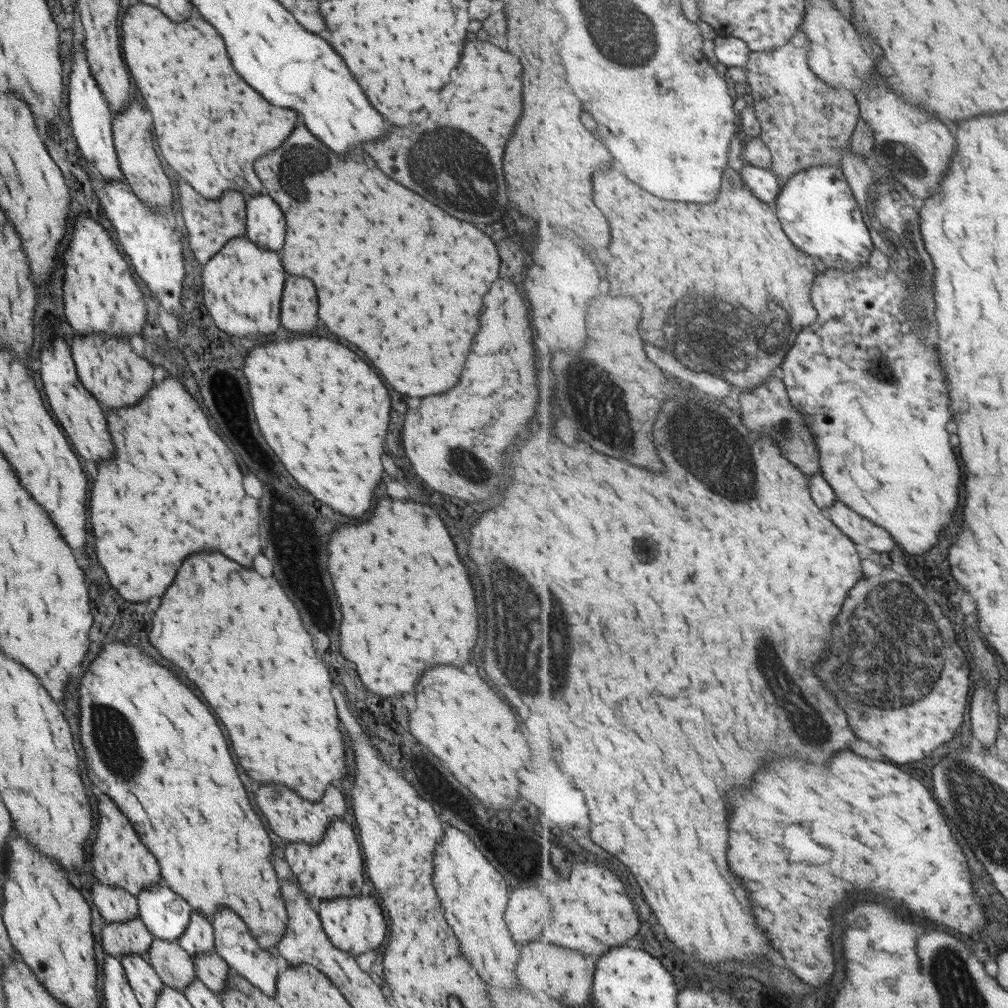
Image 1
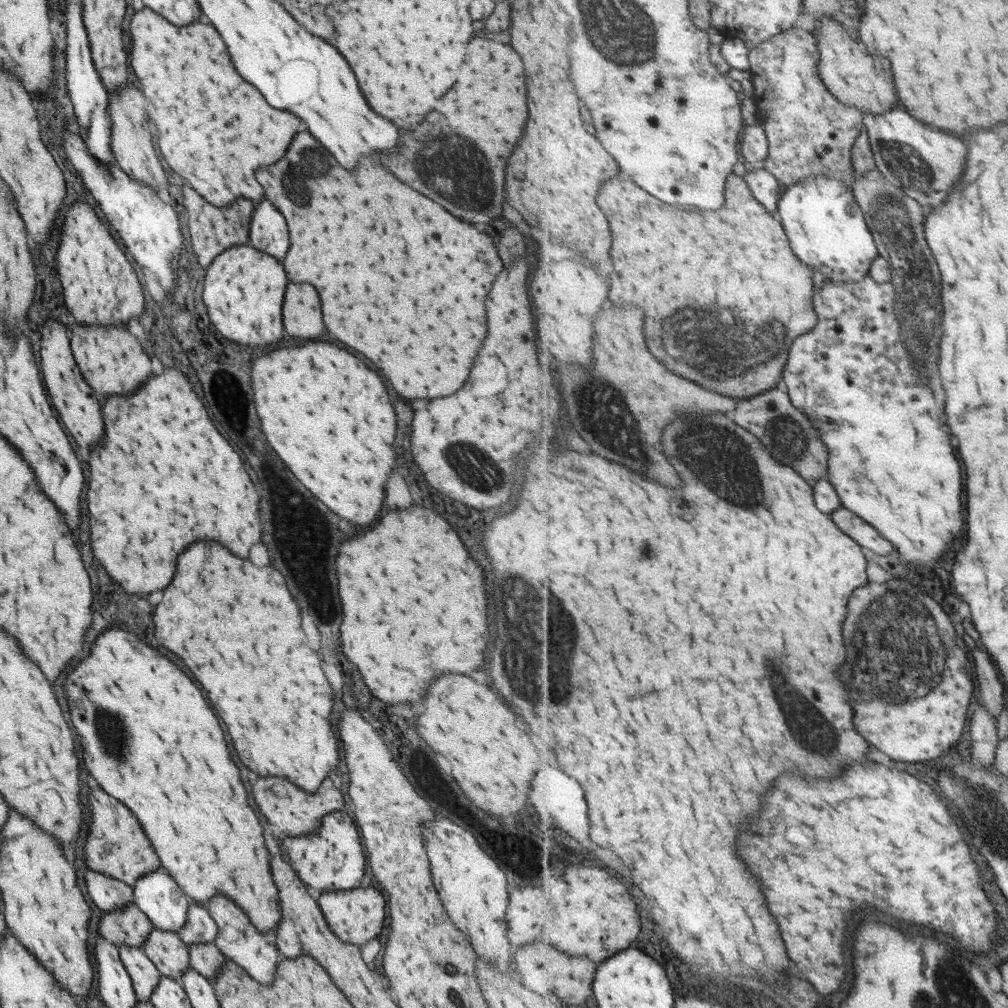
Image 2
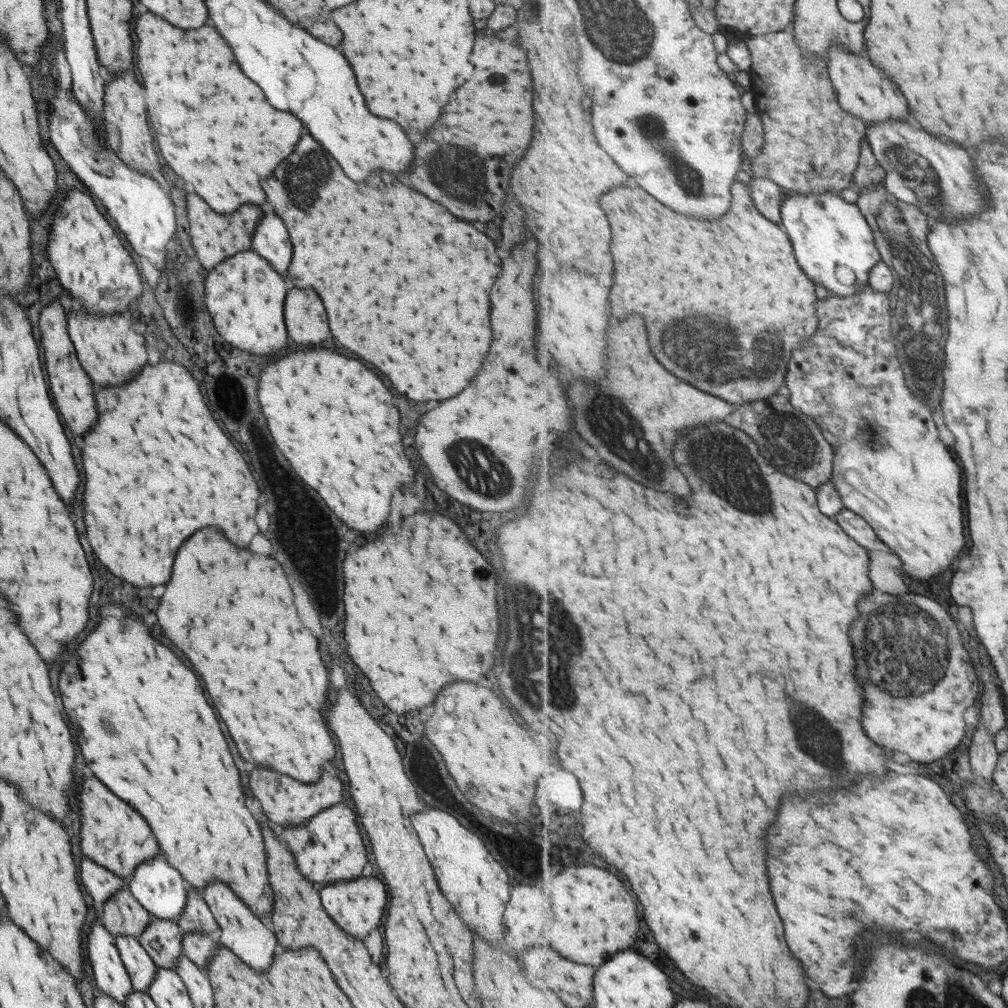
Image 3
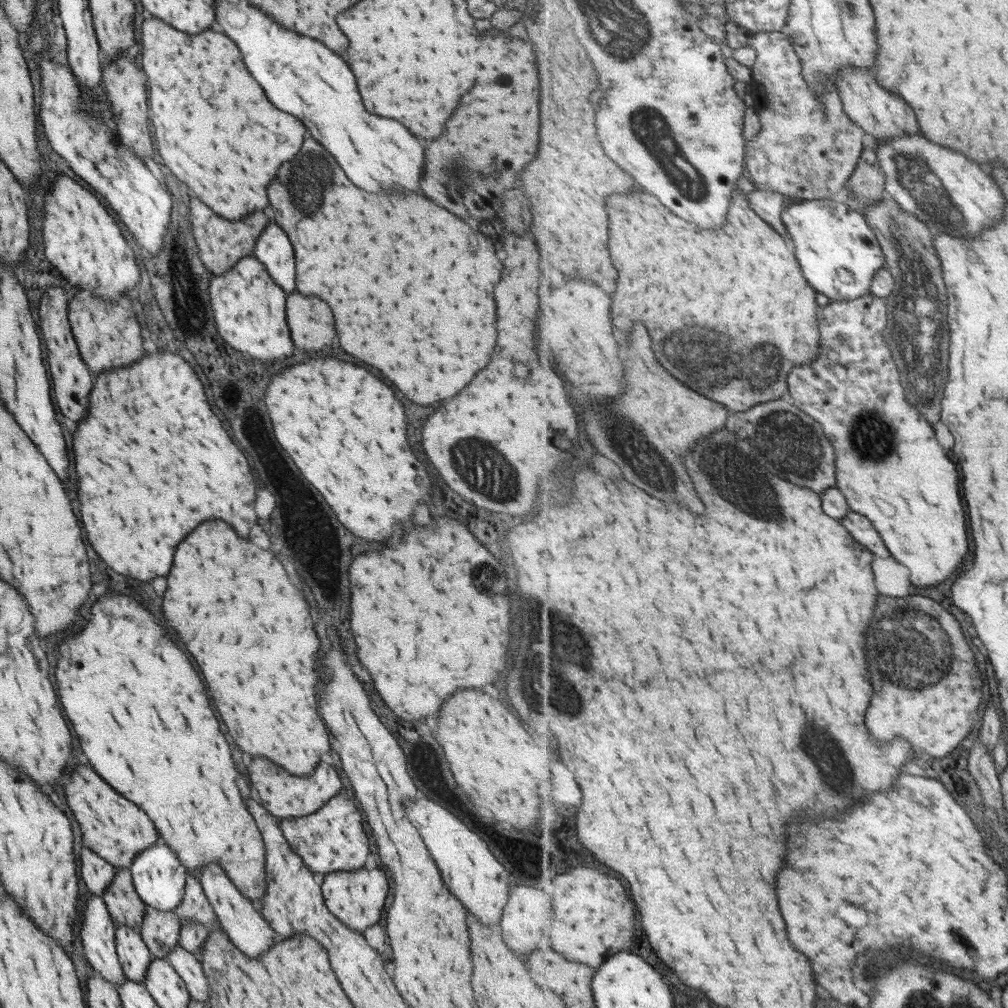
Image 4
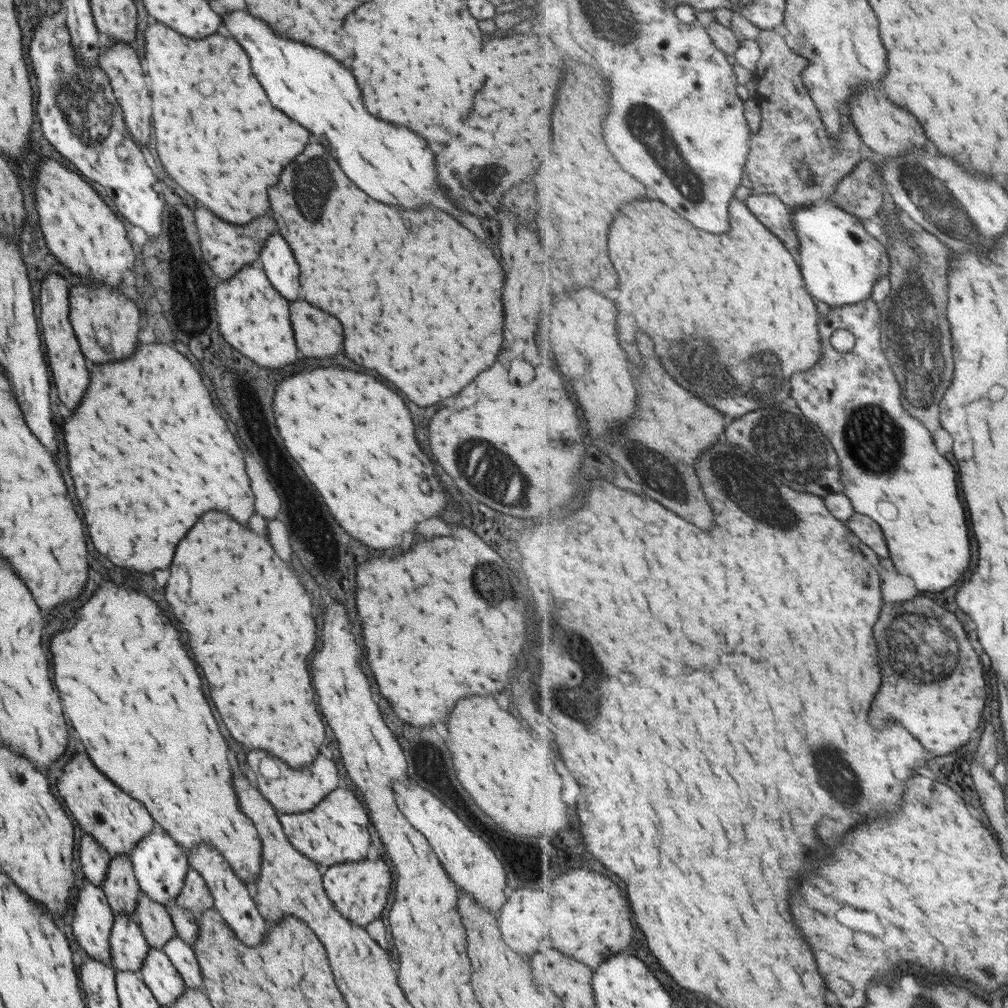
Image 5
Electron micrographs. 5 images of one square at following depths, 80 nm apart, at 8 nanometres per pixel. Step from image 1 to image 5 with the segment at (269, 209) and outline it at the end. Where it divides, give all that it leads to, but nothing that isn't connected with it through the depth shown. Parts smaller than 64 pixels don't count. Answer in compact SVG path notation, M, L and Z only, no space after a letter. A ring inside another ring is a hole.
M273 234L265 240L259 249L257 265L263 269L271 286L284 299L291 302L297 298L297 264L287 242L279 234Z

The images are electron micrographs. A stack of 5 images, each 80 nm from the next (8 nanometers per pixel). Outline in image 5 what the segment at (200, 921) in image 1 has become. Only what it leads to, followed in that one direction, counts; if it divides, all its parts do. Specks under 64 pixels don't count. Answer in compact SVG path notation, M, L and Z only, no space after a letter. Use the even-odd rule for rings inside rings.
M190 865L186 870L183 886L176 896L175 904L199 917L202 910L212 908L212 898L205 886L205 881Z

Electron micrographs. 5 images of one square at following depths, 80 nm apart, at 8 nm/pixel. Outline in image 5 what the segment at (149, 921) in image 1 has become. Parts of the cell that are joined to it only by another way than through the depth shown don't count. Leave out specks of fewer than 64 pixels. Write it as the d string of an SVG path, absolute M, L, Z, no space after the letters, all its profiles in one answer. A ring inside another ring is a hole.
M157 824L154 829L136 844L129 854L132 873L136 878L140 892L148 896L153 902L166 906L170 900L176 900L189 864L185 850L169 838L169 835Z

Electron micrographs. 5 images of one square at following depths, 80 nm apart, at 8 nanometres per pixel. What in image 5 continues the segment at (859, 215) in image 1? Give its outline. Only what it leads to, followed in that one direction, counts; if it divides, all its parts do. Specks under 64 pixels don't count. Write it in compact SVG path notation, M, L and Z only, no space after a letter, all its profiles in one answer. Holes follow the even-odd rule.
M821 199L811 206L792 210L795 228L800 236L801 268L805 272L806 287L815 300L825 302L830 307L844 307L863 302L872 296L876 282L891 271L888 248L867 232L863 222L853 213L839 208L835 201Z

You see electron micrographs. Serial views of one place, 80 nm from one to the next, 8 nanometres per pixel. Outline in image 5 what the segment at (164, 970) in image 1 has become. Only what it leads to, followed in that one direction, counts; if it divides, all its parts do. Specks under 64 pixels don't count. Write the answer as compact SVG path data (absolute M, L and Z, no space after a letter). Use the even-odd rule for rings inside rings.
M142 892L131 917L140 928L145 942L153 948L162 949L165 942L176 934L173 921L166 908L162 904L153 902Z

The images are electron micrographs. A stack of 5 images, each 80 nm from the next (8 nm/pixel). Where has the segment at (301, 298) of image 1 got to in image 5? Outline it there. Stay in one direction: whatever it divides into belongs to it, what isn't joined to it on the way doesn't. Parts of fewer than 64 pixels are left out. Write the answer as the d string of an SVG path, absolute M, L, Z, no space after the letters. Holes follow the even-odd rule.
M303 300L291 301L288 310L299 352L311 358L329 358L341 350L341 326L331 314Z

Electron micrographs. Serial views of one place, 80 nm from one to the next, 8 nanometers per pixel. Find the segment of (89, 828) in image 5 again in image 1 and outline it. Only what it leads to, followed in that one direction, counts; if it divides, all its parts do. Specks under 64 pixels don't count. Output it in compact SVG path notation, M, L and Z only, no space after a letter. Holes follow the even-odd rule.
M107 796L97 800L97 833L94 846L91 847L91 866L93 876L101 884L116 886L126 890L131 896L137 896L142 888L152 886L160 880L159 867L155 857L141 844L129 820L121 811L113 806Z

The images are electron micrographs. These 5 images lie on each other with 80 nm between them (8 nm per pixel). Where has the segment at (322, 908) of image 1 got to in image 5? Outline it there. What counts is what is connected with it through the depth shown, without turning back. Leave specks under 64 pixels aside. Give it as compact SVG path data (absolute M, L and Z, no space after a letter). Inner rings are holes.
M366 858L357 862L338 862L328 866L322 876L322 887L327 898L333 903L335 910L351 924L364 927L369 924L385 908L385 900L389 896L391 874L385 861Z

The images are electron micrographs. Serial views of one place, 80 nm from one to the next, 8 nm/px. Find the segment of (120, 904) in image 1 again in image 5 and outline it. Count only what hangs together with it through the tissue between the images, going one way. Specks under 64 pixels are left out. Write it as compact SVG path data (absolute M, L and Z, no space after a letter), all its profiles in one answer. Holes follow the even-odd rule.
M85 834L80 839L77 856L79 856L79 866L84 880L95 886L100 885L106 877L110 861L110 856L106 854L105 849L98 846L92 836Z

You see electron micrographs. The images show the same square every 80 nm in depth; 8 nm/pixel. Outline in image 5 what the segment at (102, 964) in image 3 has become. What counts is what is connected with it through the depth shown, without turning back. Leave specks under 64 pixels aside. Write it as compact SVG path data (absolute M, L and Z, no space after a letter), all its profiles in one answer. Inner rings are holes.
M88 880L86 881L87 883L78 890L77 902L73 906L72 933L86 956L102 962L105 966L113 967L110 957L109 935L114 914L106 903L106 898L100 885L95 886Z

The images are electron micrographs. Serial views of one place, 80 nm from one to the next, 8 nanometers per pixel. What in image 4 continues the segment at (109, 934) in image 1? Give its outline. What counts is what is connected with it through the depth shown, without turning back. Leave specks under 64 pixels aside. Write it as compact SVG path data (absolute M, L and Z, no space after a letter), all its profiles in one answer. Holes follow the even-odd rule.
M128 868L115 869L113 880L103 891L102 899L115 927L124 924L137 930L142 923L144 904L133 888Z

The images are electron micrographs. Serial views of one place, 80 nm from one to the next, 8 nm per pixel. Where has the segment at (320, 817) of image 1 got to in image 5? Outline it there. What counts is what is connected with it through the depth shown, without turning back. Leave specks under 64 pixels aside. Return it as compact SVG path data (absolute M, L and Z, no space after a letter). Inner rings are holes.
M249 752L247 764L249 764L251 772L257 774L257 776L253 776L257 790L261 792L261 796L269 802L277 814L295 814L311 810L329 792L341 785L335 764L327 758L323 758L321 754L313 760L313 764L309 764L301 770L289 770L281 760L269 756L267 752Z

